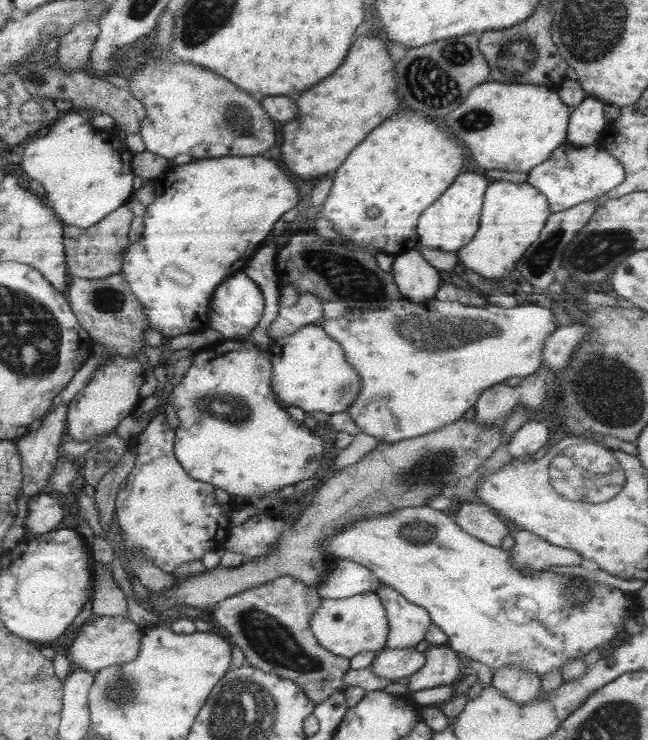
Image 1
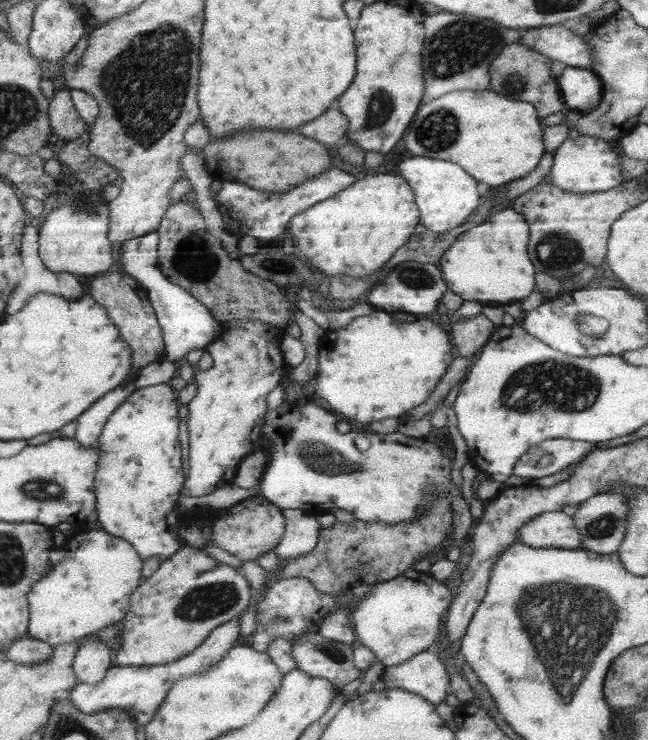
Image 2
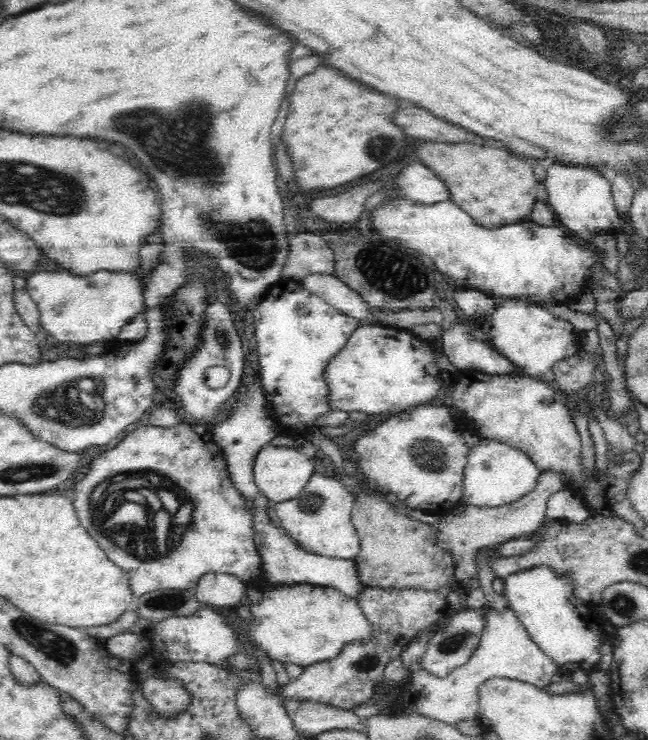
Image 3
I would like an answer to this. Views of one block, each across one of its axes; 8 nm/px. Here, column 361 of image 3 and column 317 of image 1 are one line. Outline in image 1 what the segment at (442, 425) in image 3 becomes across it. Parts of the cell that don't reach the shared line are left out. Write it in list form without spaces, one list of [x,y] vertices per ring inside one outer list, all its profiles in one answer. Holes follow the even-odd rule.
[[[251,340],[233,341],[231,343],[229,341],[223,341],[214,346],[200,349],[194,353],[194,358],[192,358],[193,363],[186,372],[184,371],[180,382],[174,386],[169,384],[168,392],[163,397],[164,406],[174,408],[180,420],[179,426],[175,430],[174,456],[176,456],[176,460],[182,465],[182,468],[192,478],[210,483],[212,486],[218,486],[218,488],[232,494],[232,497],[240,497],[249,502],[259,502],[260,498],[269,496],[272,491],[280,491],[290,484],[296,484],[298,481],[314,478],[318,468],[324,463],[326,454],[324,440],[314,435],[314,430],[308,428],[304,423],[294,420],[286,412],[286,407],[272,393],[272,355],[273,353],[269,348],[260,348]]]

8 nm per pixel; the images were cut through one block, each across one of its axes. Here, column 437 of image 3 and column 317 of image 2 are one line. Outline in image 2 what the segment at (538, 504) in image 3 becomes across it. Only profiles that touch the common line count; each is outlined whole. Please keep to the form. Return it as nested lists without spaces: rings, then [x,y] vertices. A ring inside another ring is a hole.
[[[298,509],[283,510],[282,516],[285,531],[274,547],[276,556],[285,560],[310,553],[318,543],[318,531],[321,530],[316,518]]]

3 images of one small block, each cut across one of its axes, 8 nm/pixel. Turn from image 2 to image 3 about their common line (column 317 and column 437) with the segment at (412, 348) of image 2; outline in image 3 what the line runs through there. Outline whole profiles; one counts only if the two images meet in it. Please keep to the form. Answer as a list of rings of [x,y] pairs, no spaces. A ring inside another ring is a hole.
[[[362,323],[325,368],[330,409],[348,413],[358,410],[368,415],[382,412],[395,414],[430,404],[444,383],[436,361],[433,344],[421,340],[411,331]]]

